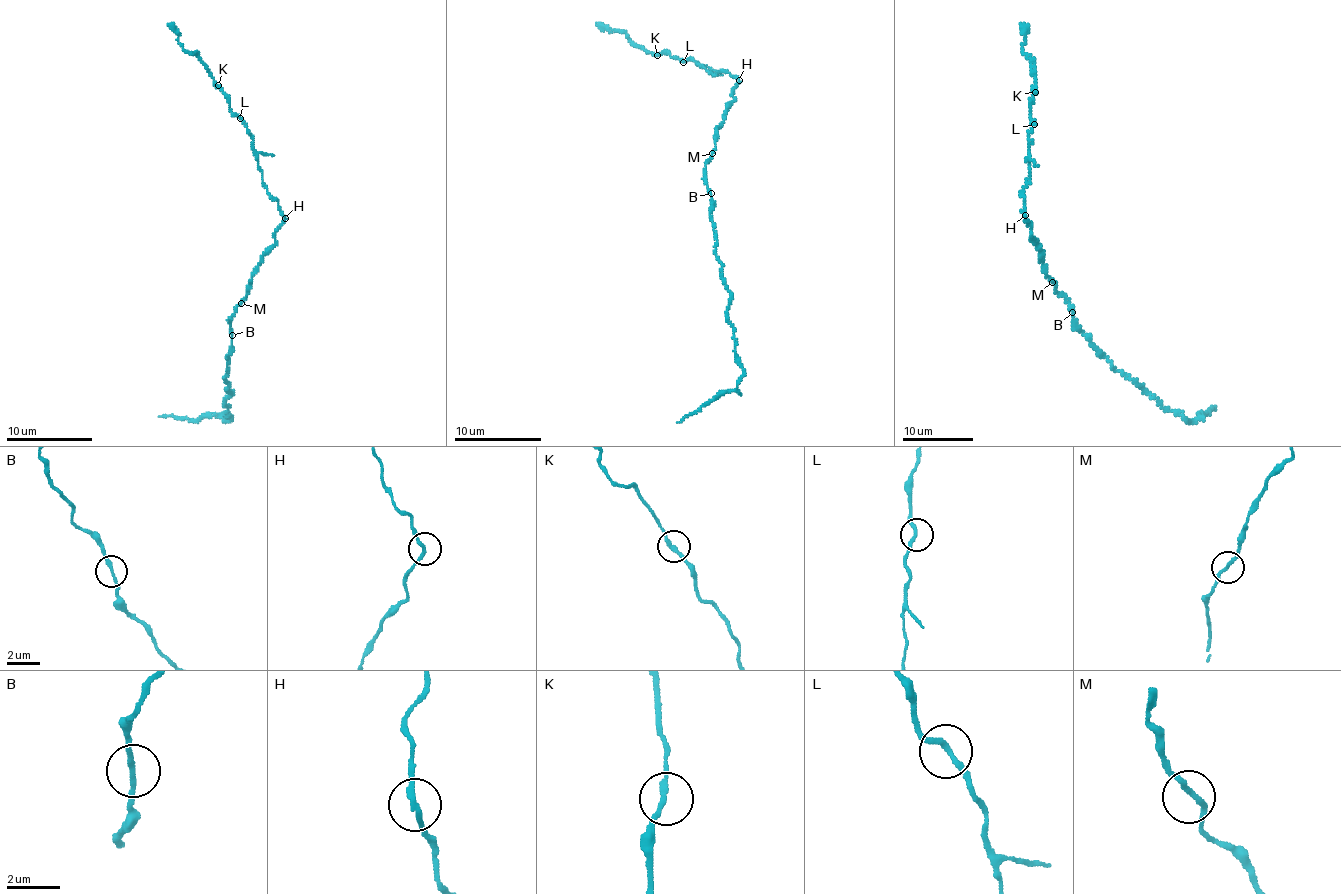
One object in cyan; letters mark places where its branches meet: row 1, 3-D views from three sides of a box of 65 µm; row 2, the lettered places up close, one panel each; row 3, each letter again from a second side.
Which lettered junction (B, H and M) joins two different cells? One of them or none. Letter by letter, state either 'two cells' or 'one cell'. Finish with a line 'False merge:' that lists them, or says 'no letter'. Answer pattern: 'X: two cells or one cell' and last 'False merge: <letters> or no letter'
B: one cell
H: two cells
M: one cell
False merge: H

